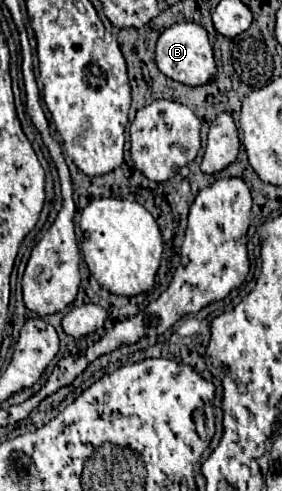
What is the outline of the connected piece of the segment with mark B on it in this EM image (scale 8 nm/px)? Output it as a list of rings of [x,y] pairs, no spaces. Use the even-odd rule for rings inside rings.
[[[174,23],[172,27],[168,27],[156,41],[156,57],[154,59],[156,59],[158,69],[166,77],[170,77],[178,83],[192,85],[192,87],[208,83],[216,73],[214,51],[208,41],[208,33],[202,25],[196,25],[196,23]]]

